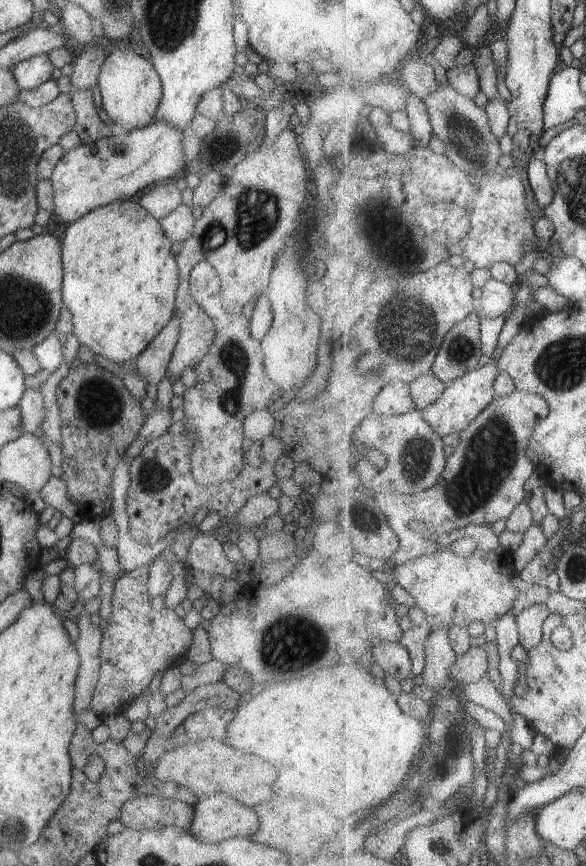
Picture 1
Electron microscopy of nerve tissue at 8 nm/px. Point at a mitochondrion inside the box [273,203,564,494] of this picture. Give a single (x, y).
(409, 329)

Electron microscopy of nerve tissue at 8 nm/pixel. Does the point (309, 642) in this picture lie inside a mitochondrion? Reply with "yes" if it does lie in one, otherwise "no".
yes

